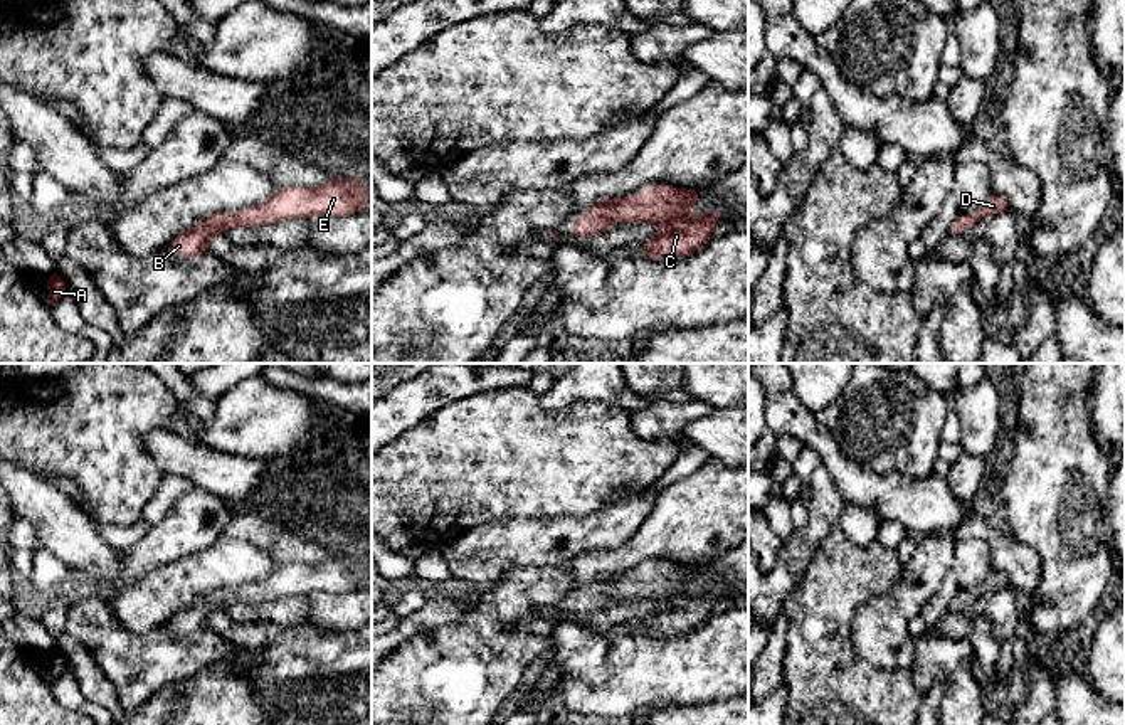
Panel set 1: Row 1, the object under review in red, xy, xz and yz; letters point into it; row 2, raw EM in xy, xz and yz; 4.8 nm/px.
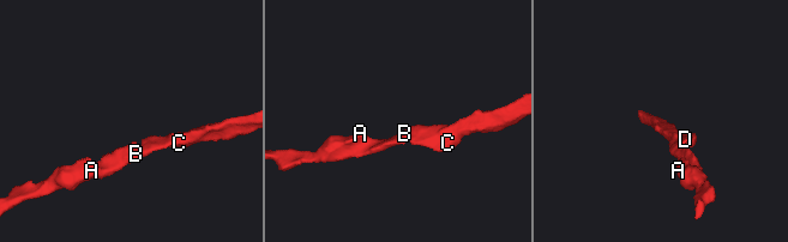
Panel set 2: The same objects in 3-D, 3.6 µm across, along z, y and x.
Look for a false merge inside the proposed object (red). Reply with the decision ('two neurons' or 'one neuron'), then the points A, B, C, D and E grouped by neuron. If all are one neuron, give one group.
one neuron; A B C D E

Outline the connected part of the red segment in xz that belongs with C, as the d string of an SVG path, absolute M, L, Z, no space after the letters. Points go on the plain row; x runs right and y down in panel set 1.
M671 562L641 565L621 577L604 575L573 594L572 611L575 614L602 611L612 604L612 595L621 601L661 597L663 604L637 622L639 629L654 638L688 632L711 616L721 594L721 589L711 584L701 594L689 595L688 585L700 575L698 565L681 567Z

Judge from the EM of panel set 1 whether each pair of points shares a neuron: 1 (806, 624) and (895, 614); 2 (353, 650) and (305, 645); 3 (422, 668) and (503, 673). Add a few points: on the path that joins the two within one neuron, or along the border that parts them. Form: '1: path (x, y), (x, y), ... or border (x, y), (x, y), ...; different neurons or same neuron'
1: border (883, 592), (855, 614), (853, 648), (861, 658); different neurons
2: path (342, 650), (316, 650); same neuron
3: path (443, 673), (483, 673); same neuron

